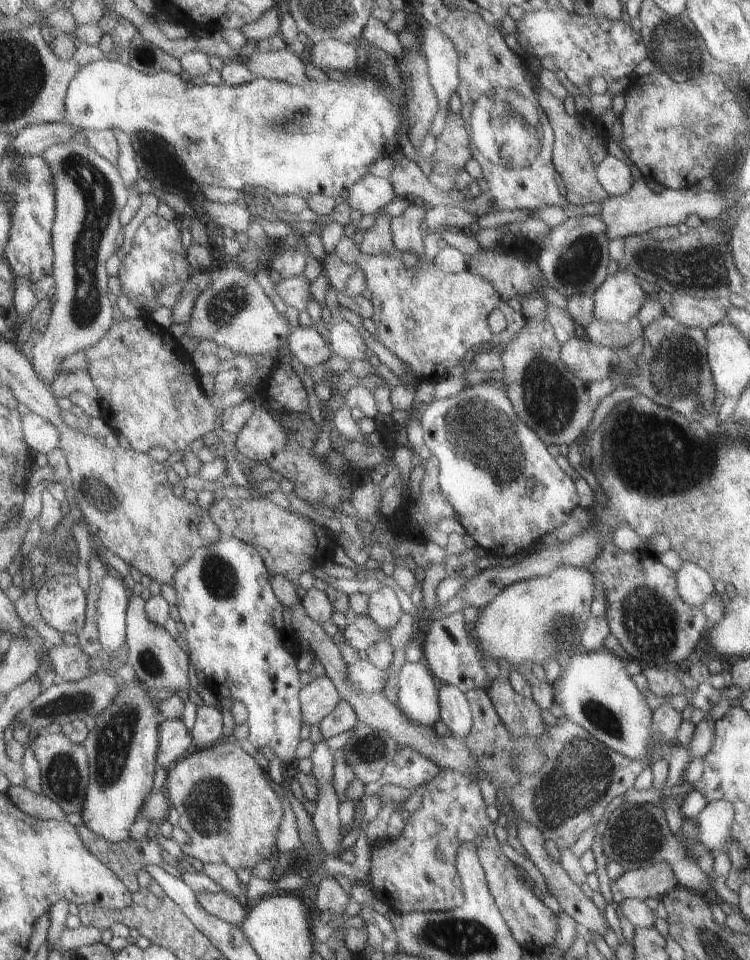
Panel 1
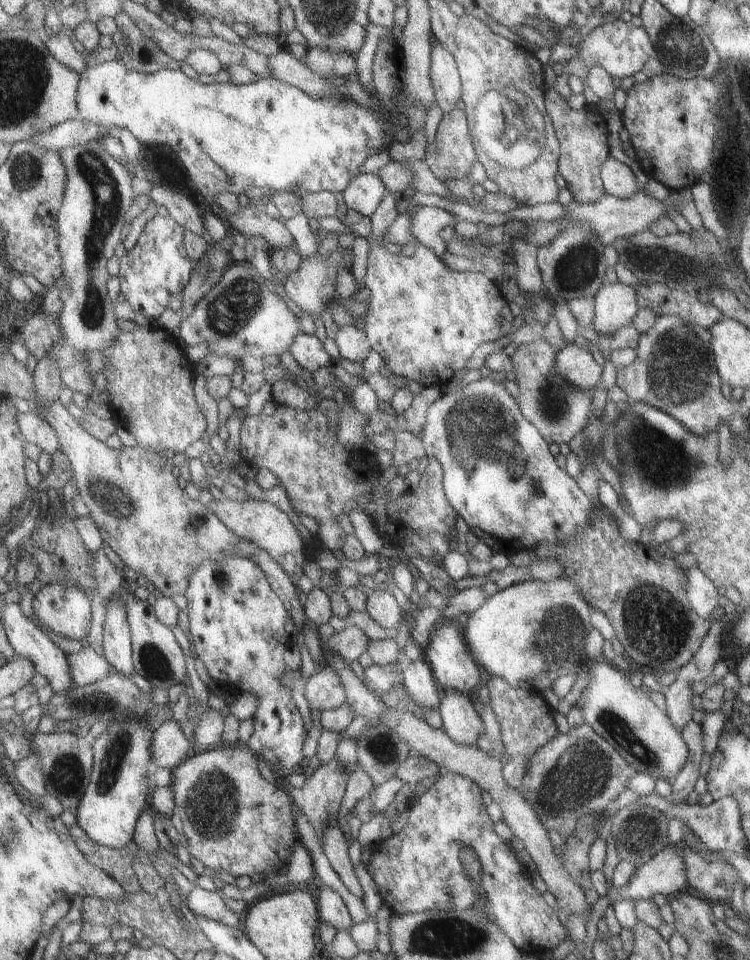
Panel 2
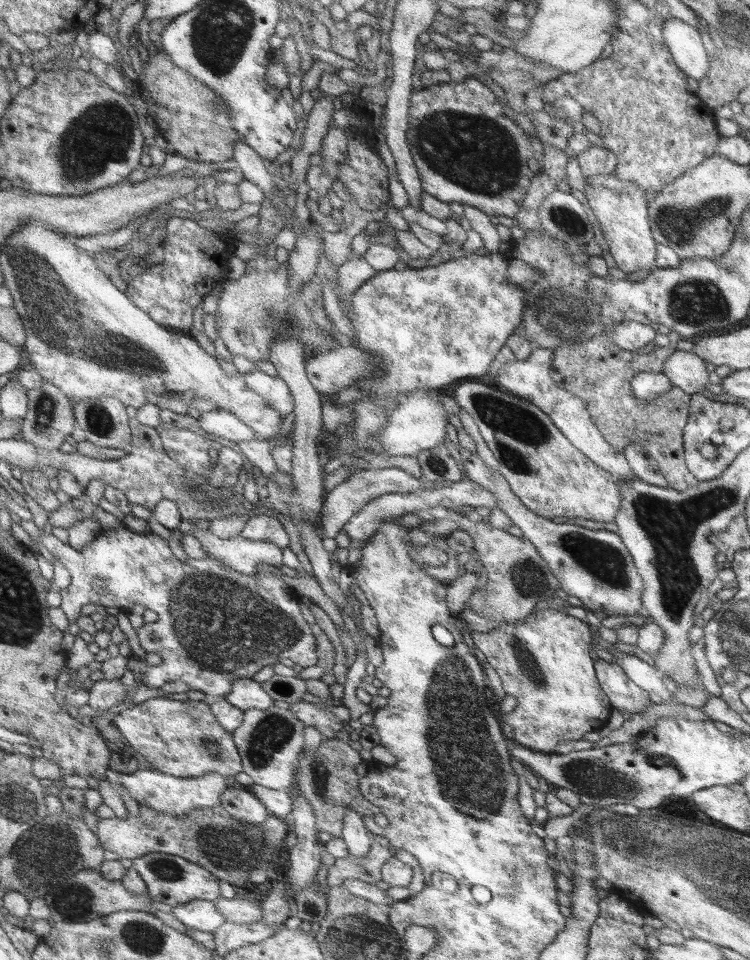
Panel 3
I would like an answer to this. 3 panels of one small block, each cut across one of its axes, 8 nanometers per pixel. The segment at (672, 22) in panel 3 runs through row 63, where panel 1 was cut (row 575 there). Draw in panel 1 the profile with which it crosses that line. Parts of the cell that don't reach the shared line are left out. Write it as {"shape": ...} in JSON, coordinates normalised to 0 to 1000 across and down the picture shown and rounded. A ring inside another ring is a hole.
{"shape":[[[911,584],[911,588],[897,595],[897,600],[903,619],[916,631],[932,633],[951,619],[949,602],[923,585]]]}

